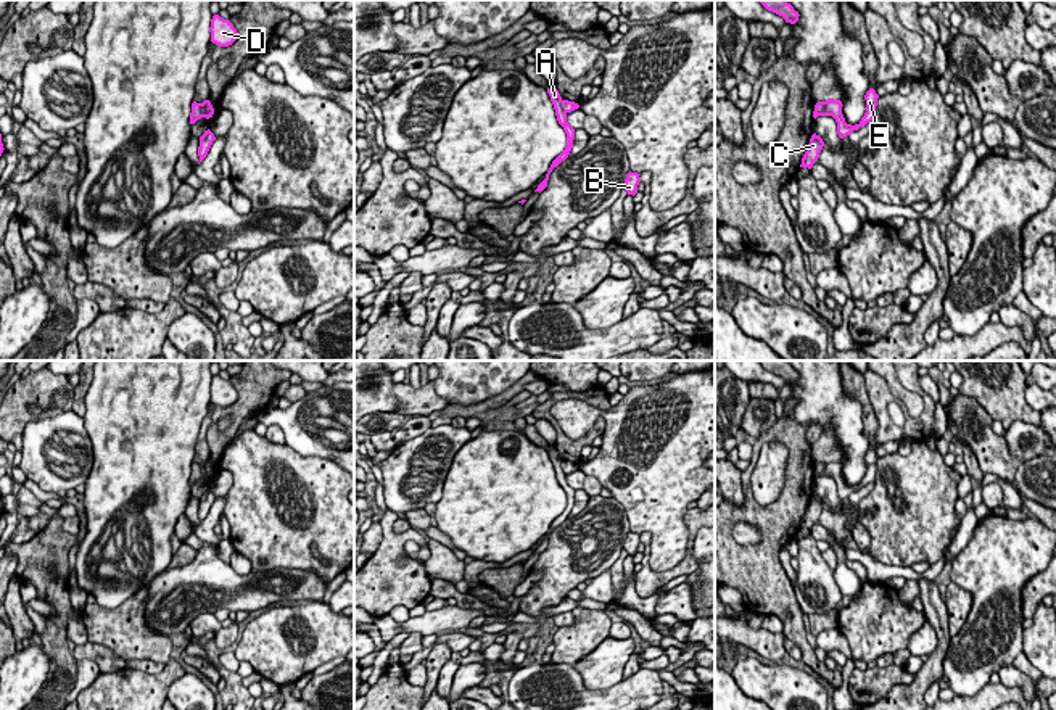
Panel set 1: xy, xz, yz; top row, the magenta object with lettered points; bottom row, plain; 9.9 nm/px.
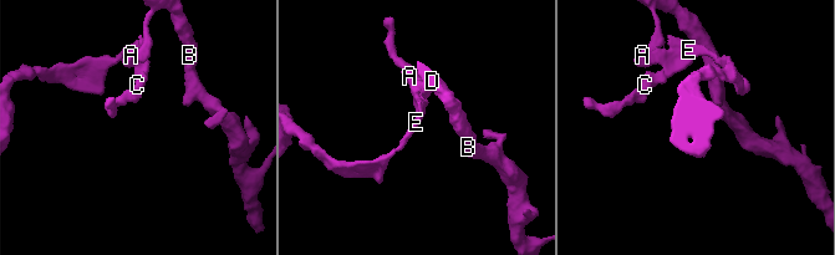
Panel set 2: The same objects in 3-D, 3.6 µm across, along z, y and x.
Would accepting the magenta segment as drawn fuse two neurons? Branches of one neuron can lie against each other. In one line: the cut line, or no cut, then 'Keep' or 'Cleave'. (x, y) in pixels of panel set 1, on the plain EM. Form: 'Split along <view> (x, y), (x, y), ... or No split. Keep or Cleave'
Split along xy (198, 464), (203, 477). Cleave

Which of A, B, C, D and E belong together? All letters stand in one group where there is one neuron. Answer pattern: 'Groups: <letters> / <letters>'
Groups: A C E / B D

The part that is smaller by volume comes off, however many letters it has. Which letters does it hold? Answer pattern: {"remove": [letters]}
{"remove": ["A", "C", "E"]}

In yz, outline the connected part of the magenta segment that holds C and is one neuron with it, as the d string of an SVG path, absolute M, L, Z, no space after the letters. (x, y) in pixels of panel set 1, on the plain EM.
M813 494L810 499L810 504L808 504L808 509L802 518L800 528L811 530L813 525L818 522L823 507L824 507L823 499L819 496Z

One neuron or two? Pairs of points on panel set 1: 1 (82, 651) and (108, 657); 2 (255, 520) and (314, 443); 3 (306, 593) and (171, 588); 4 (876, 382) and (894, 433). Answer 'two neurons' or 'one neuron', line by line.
1: one neuron
2: two neurons
3: one neuron
4: one neuron

